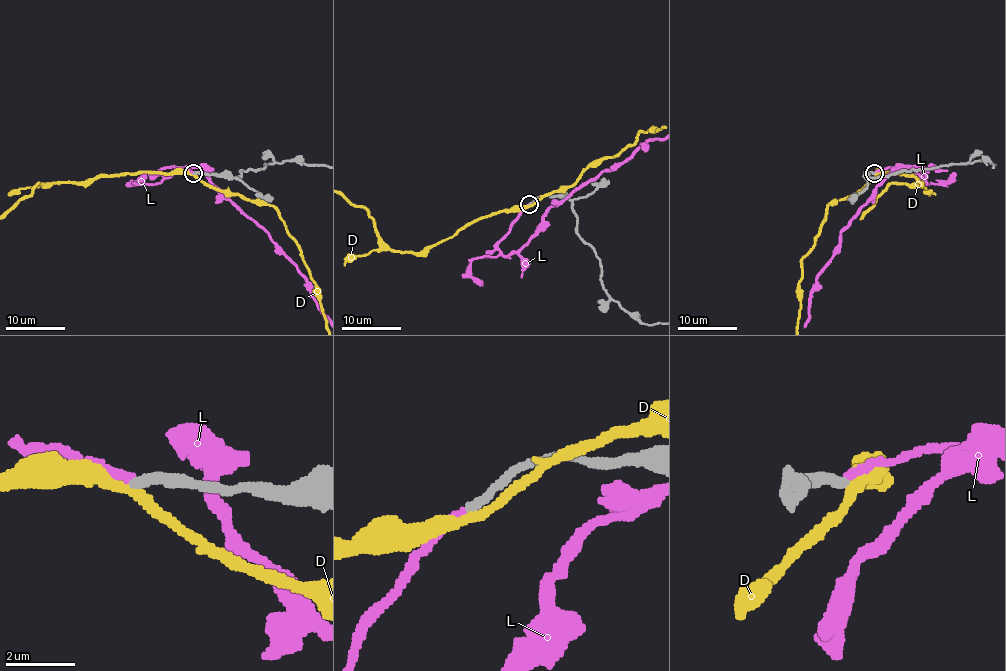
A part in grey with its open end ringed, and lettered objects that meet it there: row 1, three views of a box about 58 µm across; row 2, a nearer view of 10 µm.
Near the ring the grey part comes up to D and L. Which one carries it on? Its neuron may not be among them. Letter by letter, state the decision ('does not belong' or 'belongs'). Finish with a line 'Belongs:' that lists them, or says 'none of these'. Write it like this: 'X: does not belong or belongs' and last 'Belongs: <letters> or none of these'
D: does not belong
L: belongs
Belongs: L

